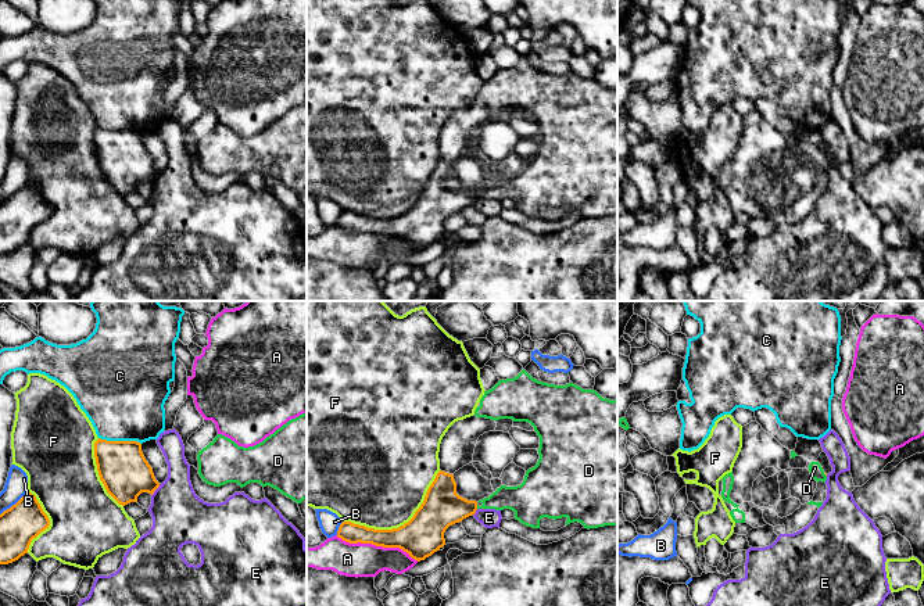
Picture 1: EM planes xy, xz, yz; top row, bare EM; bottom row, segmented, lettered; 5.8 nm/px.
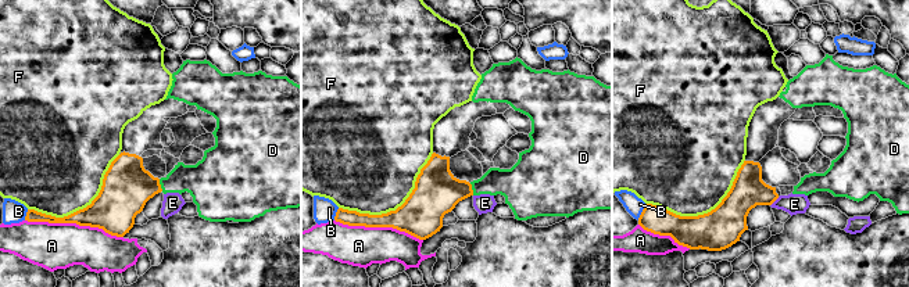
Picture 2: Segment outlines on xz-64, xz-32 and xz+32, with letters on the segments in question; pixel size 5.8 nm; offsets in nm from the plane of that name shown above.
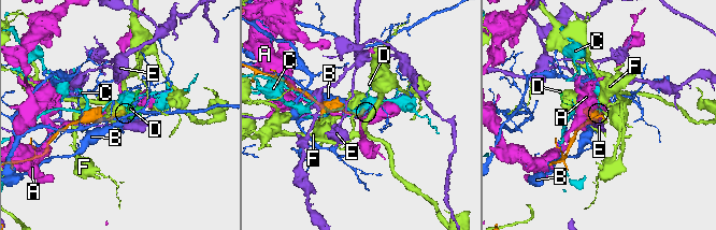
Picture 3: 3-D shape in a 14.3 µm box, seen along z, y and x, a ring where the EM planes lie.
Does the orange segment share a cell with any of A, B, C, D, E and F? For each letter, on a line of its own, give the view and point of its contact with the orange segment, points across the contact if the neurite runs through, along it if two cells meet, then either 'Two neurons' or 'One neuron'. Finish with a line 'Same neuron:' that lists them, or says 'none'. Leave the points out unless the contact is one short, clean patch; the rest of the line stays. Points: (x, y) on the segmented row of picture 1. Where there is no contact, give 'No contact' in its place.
A: Touches orange at xz (378, 545). Two neurons
B: Touches orange at xz (339, 529). Two neurons
C: Touches orange at xy (120, 441). Two neurons
D: Touches orange at xz (476, 506). Path across: xz (441, 508), (476, 506), (502, 498), (518, 498). One neuron
E: Touches orange at xy (156, 488). Two neurons
F: Touches orange at xz (401, 526). Two neurons
Same neuron: D

